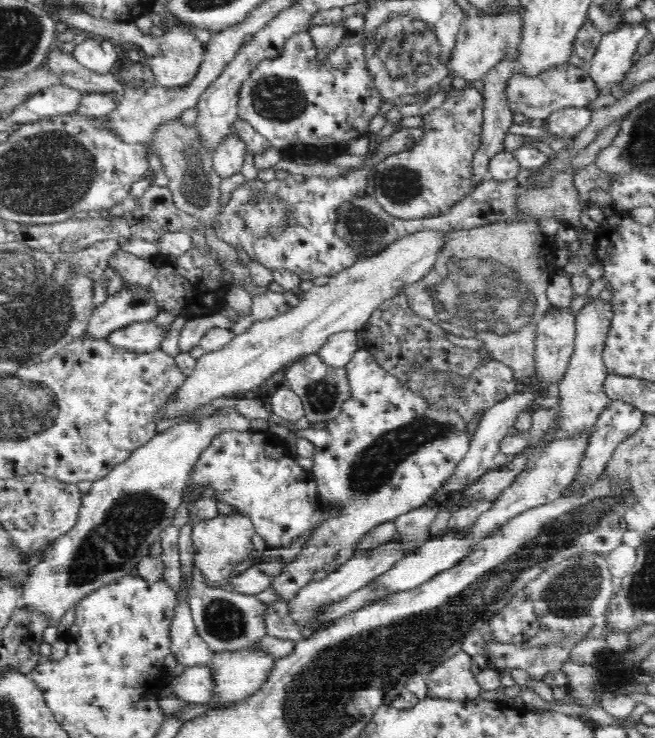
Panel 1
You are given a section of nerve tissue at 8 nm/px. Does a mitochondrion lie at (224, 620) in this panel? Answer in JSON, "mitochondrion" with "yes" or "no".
{"mitochondrion":"yes"}

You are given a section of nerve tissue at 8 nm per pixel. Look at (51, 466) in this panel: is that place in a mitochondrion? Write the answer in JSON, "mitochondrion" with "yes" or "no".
{"mitochondrion":"no"}

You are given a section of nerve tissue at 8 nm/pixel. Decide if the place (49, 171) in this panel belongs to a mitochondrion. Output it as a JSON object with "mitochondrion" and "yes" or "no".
{"mitochondrion":"yes"}

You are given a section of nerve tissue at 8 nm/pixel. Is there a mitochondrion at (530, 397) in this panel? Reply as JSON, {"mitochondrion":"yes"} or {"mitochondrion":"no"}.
{"mitochondrion":"no"}

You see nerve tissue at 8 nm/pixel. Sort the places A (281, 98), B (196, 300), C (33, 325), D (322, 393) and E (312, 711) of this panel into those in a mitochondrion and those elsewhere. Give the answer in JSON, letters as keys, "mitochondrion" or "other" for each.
{"A":"mitochondrion","B":"other","C":"mitochondrion","D":"mitochondrion","E":"mitochondrion"}

